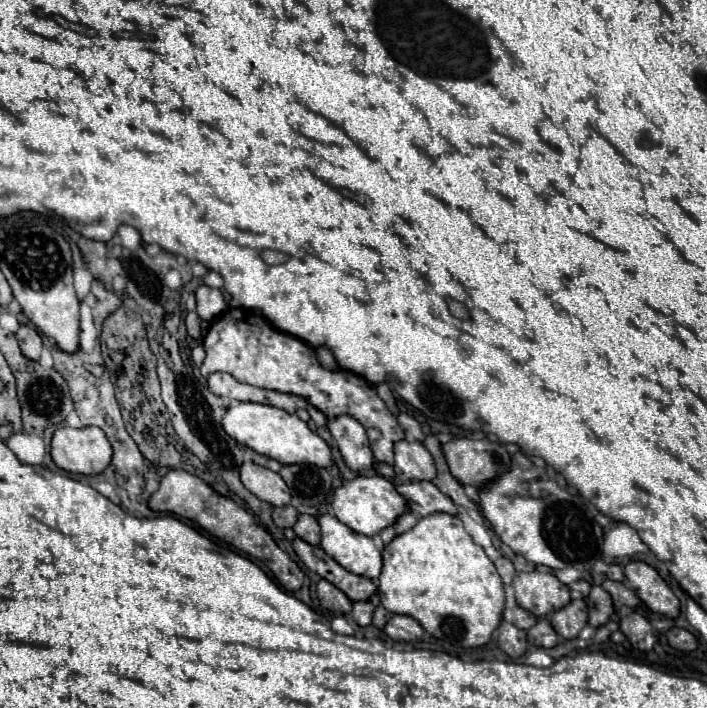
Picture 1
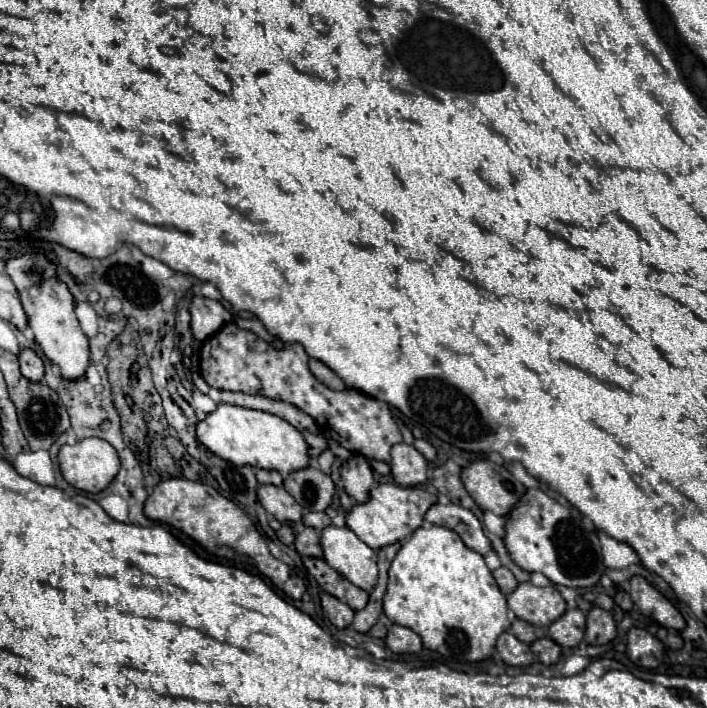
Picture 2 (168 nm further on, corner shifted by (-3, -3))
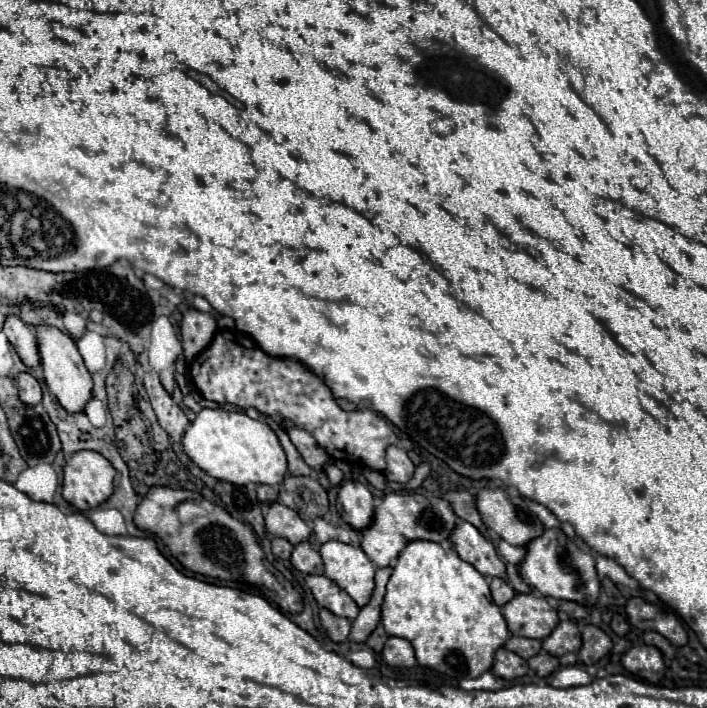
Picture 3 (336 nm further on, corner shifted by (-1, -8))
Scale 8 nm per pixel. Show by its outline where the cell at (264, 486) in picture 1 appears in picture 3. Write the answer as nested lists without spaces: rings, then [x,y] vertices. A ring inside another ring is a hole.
[[[272,504],[264,518],[266,518],[266,530],[272,536],[284,538],[294,546],[306,542],[312,534],[312,528],[294,510],[286,508],[284,504]]]

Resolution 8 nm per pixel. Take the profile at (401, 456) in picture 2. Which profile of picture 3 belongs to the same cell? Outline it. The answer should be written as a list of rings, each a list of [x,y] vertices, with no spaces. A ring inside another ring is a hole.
[[[398,446],[386,448],[386,470],[384,476],[392,482],[408,482],[414,474],[414,464],[408,458],[408,454]]]

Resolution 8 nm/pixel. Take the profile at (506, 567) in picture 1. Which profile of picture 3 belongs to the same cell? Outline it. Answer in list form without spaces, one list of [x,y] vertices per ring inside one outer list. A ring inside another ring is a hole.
[[[490,578],[488,584],[490,584],[490,592],[492,592],[494,604],[504,606],[506,602],[510,602],[514,598],[514,590],[508,586],[506,580],[502,580],[502,578]]]

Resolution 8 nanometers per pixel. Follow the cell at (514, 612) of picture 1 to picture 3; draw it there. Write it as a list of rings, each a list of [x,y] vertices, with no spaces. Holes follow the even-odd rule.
[[[512,636],[512,638],[506,642],[504,648],[510,650],[510,652],[514,652],[514,654],[518,654],[518,656],[524,658],[524,660],[528,660],[528,658],[536,656],[536,654],[542,650],[542,642],[540,642],[540,640],[530,640],[530,638]]]

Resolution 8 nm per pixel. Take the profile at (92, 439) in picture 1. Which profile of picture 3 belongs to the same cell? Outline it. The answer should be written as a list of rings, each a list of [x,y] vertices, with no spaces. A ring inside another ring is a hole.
[[[76,452],[64,466],[62,498],[80,512],[100,506],[114,492],[116,470],[98,452]]]

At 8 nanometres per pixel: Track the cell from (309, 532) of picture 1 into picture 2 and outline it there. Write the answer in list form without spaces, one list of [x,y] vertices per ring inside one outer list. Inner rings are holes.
[[[302,527],[296,533],[296,541],[294,541],[296,549],[300,555],[306,557],[322,557],[322,547],[320,547],[320,535],[316,529],[312,527]]]

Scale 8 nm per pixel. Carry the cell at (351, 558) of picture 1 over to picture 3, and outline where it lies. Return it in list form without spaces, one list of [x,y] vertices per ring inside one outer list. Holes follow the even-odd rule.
[[[332,540],[320,548],[320,556],[324,560],[324,576],[346,590],[358,608],[366,606],[374,590],[376,568],[362,548]]]

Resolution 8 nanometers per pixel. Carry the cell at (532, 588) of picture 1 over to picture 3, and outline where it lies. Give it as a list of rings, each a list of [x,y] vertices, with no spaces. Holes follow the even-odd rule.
[[[516,594],[508,604],[502,606],[504,620],[512,636],[544,640],[558,624],[558,612],[534,594]]]

